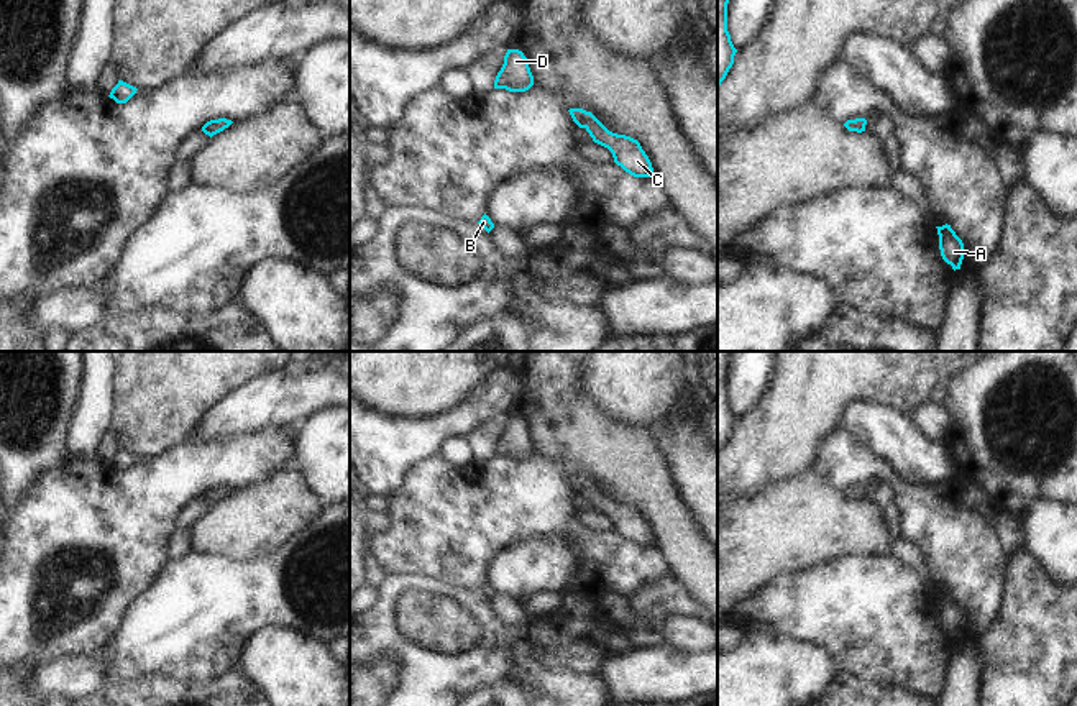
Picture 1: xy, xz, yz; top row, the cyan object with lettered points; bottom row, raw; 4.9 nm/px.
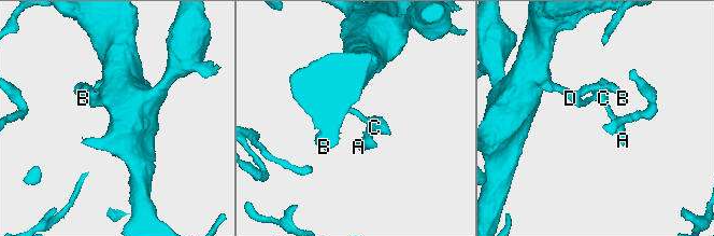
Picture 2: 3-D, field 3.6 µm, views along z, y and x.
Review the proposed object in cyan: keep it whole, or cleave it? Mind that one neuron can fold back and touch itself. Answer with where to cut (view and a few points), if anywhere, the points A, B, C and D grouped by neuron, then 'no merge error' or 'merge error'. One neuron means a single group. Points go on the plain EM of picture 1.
cut none; groups A B C D; no merge error

